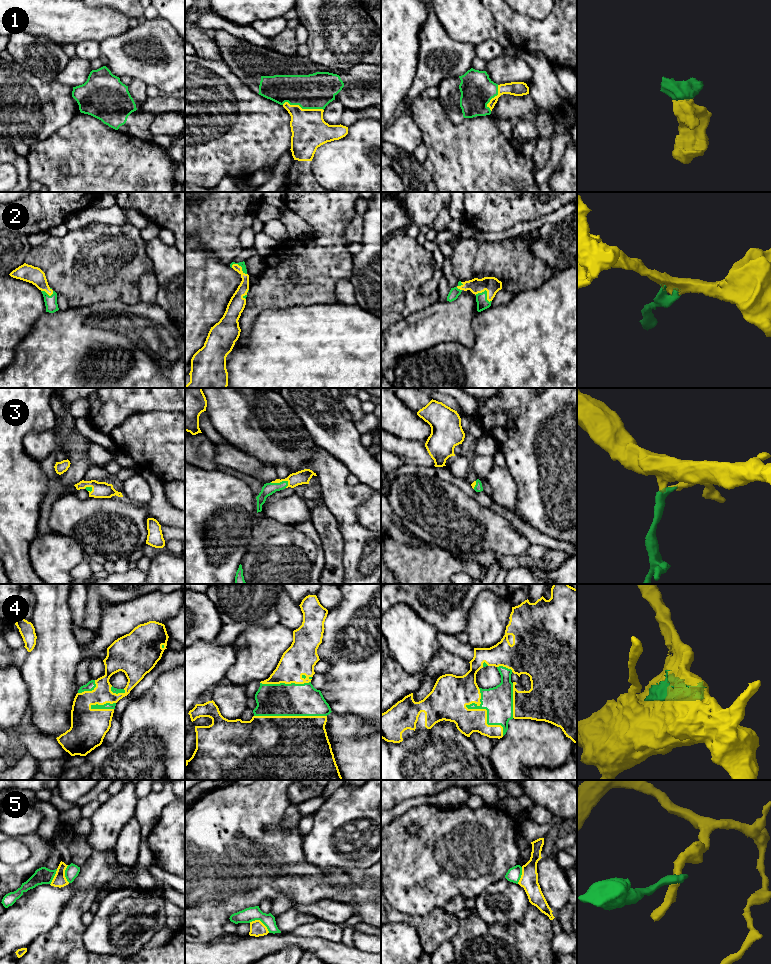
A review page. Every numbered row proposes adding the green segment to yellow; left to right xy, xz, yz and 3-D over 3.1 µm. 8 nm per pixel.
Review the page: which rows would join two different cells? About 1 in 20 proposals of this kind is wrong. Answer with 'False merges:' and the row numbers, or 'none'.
False merges: 5

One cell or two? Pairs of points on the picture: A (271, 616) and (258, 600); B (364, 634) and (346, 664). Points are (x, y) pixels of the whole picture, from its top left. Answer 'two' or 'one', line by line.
A: one
B: one

